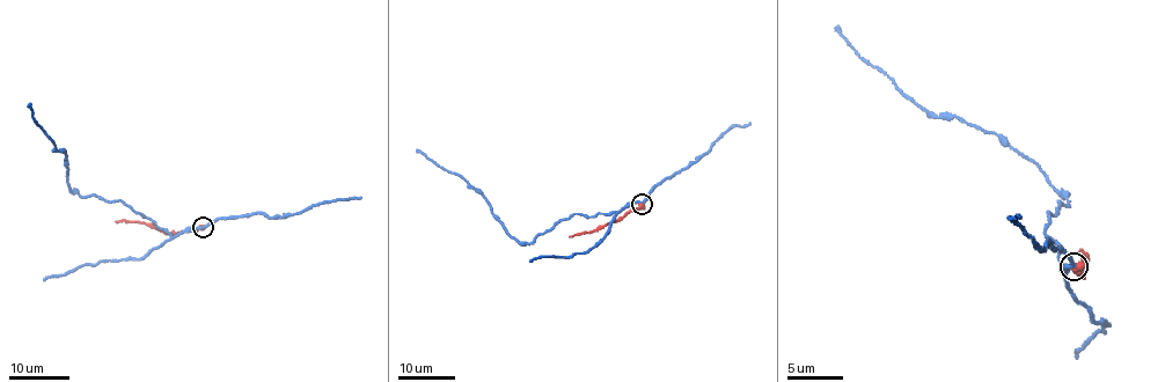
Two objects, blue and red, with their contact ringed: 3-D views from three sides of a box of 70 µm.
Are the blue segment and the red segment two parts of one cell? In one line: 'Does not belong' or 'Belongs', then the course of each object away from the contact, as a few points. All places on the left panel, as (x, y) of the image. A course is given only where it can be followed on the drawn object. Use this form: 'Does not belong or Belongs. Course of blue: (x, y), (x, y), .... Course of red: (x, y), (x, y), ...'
Does not belong. Course of blue: (203, 228), (170, 235), (123, 203), (72, 191), (65, 153), (58, 152), (44, 132), (29, 102). Course of red: (203, 228), (167, 234), (141, 221), (116, 221)

